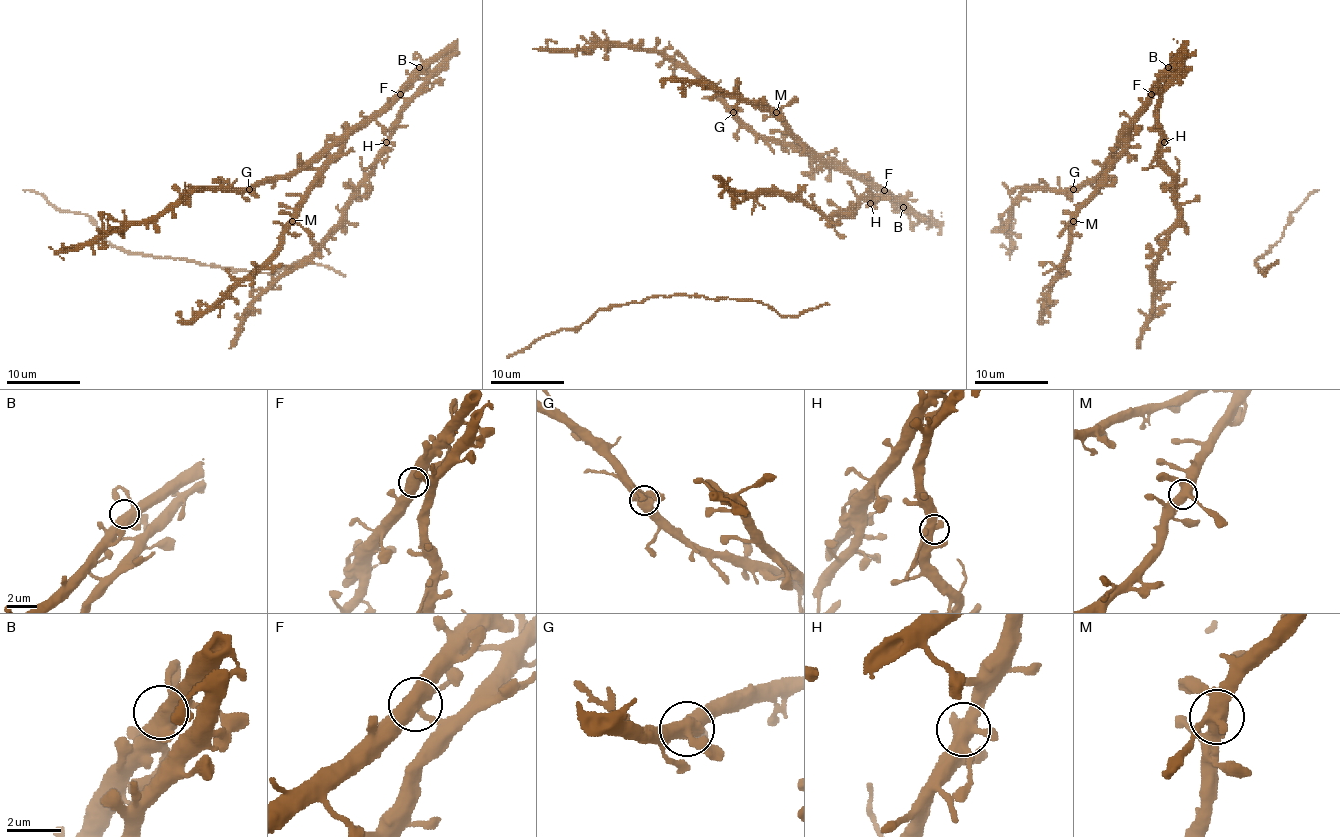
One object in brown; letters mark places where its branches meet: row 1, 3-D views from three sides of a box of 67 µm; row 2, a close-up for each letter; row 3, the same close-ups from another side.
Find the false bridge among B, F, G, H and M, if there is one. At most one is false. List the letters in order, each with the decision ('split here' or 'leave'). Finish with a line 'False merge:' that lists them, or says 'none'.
B: leave
F: leave
G: leave
H: leave
M: leave
False merge: none

